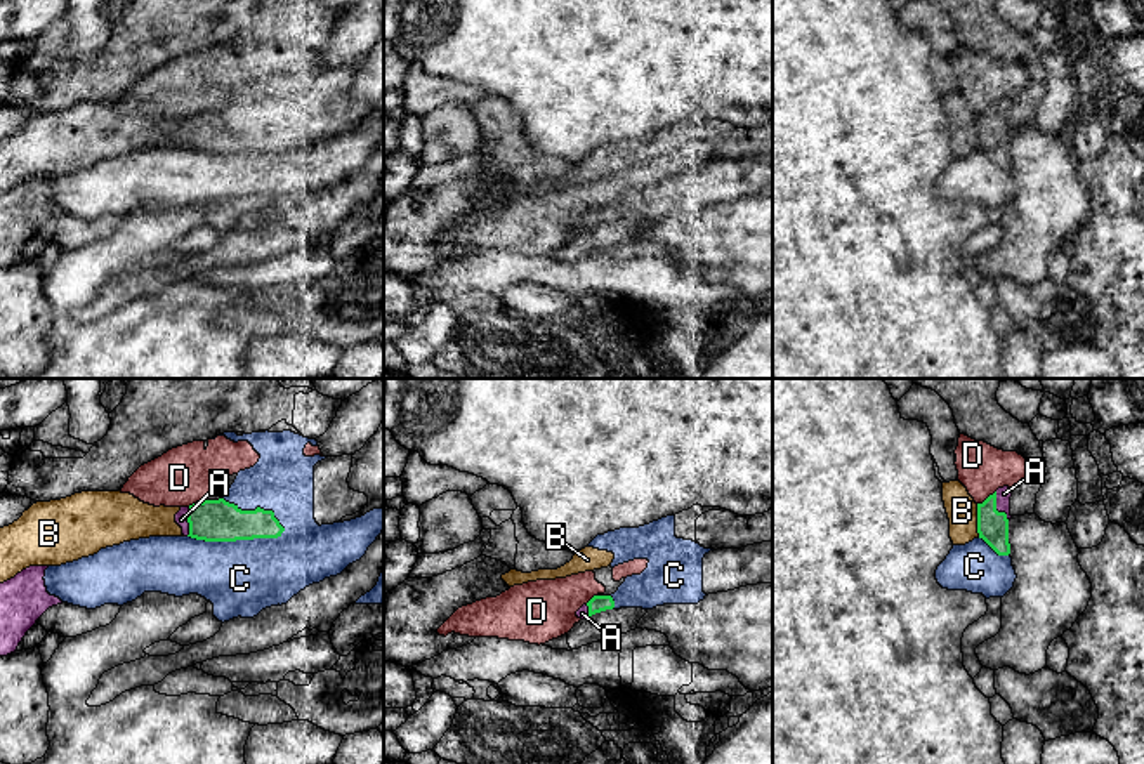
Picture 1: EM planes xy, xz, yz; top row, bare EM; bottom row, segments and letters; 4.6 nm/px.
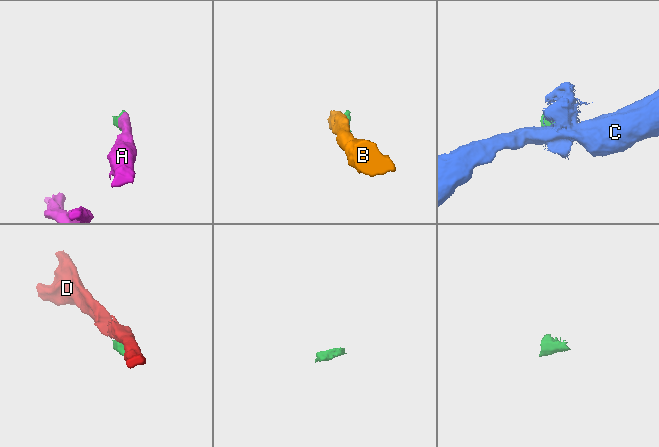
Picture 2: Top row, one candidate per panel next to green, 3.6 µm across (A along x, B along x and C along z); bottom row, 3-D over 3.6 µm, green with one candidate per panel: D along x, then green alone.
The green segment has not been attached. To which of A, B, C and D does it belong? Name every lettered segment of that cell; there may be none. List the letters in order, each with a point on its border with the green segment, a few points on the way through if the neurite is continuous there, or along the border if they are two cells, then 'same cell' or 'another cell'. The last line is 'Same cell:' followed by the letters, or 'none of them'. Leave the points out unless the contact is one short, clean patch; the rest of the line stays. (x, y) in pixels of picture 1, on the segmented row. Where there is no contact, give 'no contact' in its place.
A: yz (995, 507) | across yz (993, 526), (995, 507), (1004, 493) | same cell
B: yz (978, 520) | along yz (976, 504), (976, 532), (979, 535) | another cell
C: xy (236, 539) | another cell
D: yz (988, 497) | along yz (995, 490), (978, 504) | another cell
Same cell: A

